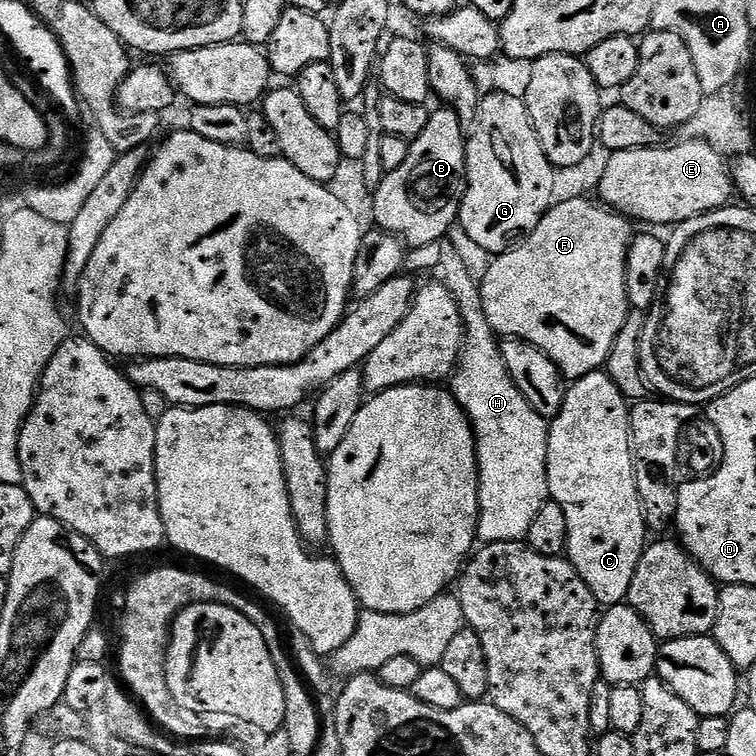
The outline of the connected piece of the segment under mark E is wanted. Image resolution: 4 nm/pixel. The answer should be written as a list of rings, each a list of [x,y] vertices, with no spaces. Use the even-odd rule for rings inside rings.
[[[687,139],[681,144],[672,144],[669,148],[649,146],[611,153],[604,164],[604,173],[600,176],[599,203],[607,204],[613,212],[619,212],[633,222],[641,220],[644,226],[656,226],[652,224],[675,226],[690,218],[714,212],[717,208],[729,207],[731,200],[728,199],[734,196],[734,189],[725,157],[720,156],[717,150],[712,150],[704,140]]]

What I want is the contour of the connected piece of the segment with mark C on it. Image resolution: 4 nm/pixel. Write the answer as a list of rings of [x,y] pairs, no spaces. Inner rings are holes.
[[[607,371],[591,372],[567,385],[560,415],[550,421],[546,470],[548,495],[566,514],[567,559],[572,561],[582,582],[590,586],[590,594],[594,594],[601,606],[625,603],[630,582],[634,582],[634,570],[638,570],[638,562],[646,547],[646,525],[632,461],[630,401],[618,386],[614,386]]]

